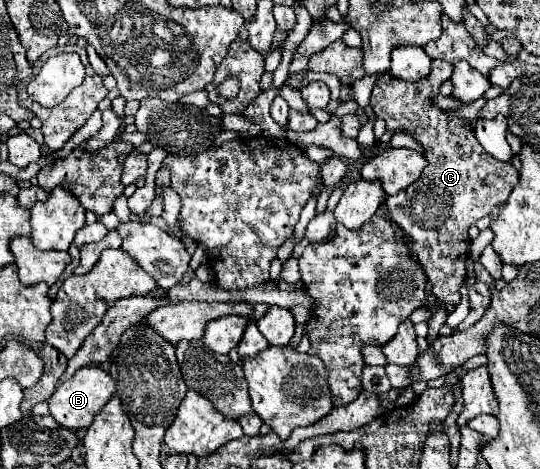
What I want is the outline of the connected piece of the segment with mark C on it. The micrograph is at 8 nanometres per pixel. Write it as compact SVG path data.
M434 59L430 75L420 81L404 81L382 73L372 89L370 105L386 121L386 131L408 133L424 149L428 165L420 179L396 197L388 197L386 207L398 227L410 235L414 253L426 269L432 293L444 303L458 305L460 287L466 279L466 259L470 255L468 229L510 197L510 191L518 185L518 171L510 163L494 159L478 145L468 119L432 103L432 97L440 93L440 85L452 77L452 69L452 63Z

